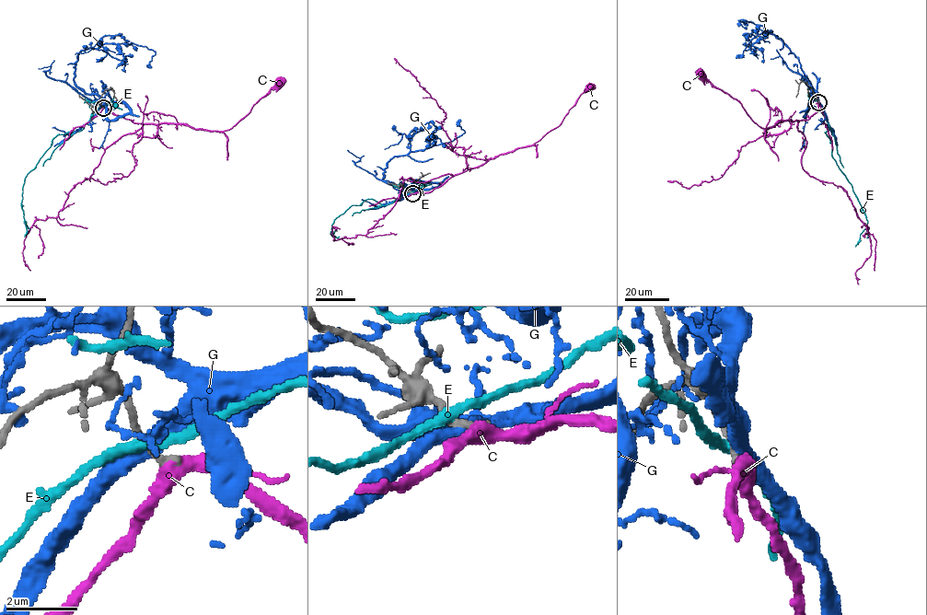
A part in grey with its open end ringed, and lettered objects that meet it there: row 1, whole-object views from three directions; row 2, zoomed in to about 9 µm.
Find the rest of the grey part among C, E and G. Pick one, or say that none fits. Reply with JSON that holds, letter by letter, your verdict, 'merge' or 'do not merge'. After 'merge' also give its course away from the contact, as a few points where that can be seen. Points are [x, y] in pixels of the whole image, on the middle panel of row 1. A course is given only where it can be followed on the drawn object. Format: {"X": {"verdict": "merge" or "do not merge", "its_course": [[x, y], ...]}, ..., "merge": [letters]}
{"C": {"verdict": "merge", "its_course": [[412, 192], [430, 192], [451, 177], [478, 168], [500, 155], [533, 145], [561, 123], [588, 87]]}, "E": {"verdict": "do not merge"}, "G": {"verdict": "do not merge"}, "merge": ["C"]}

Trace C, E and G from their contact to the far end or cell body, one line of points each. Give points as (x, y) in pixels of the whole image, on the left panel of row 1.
C: (103, 107), (133, 122), (184, 123), (196, 129), (224, 131), (230, 129), (279, 83)
E: (101, 106), (81, 130), (56, 135), (25, 178), (21, 203), (26, 226), (24, 236)
G: (102, 107), (74, 79), (81, 51), (105, 43), (145, 46), (155, 52), (151, 68)

